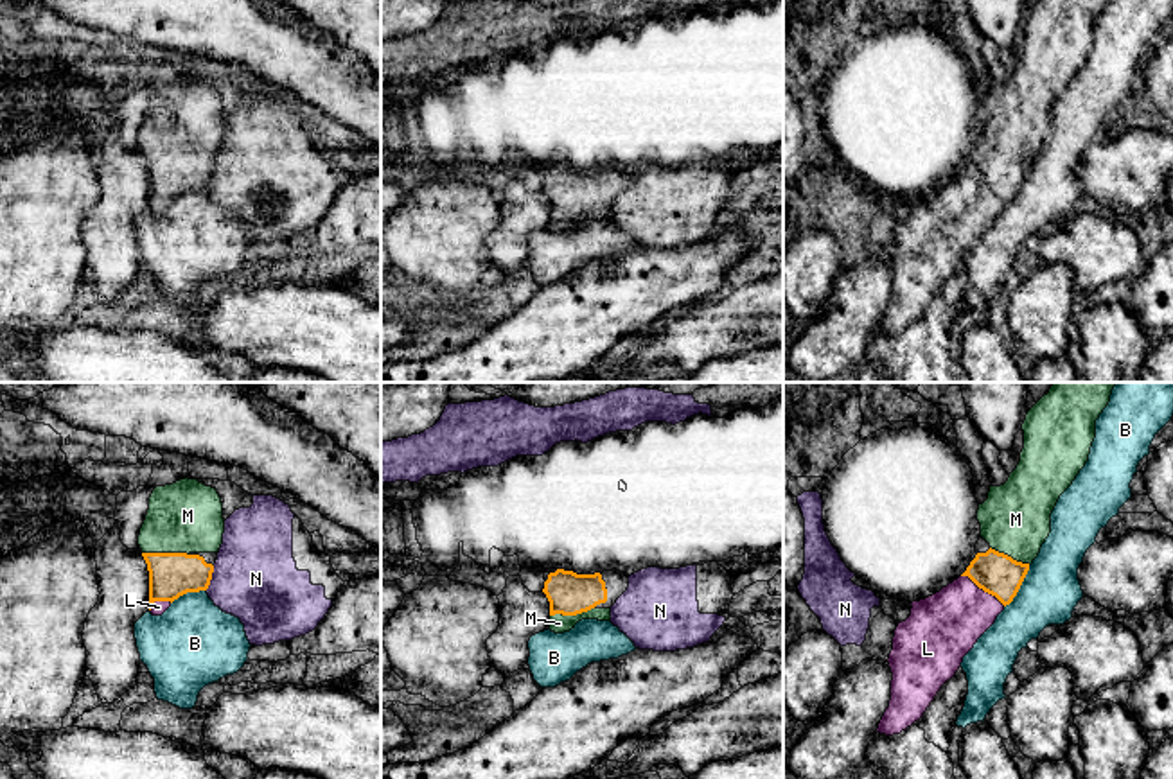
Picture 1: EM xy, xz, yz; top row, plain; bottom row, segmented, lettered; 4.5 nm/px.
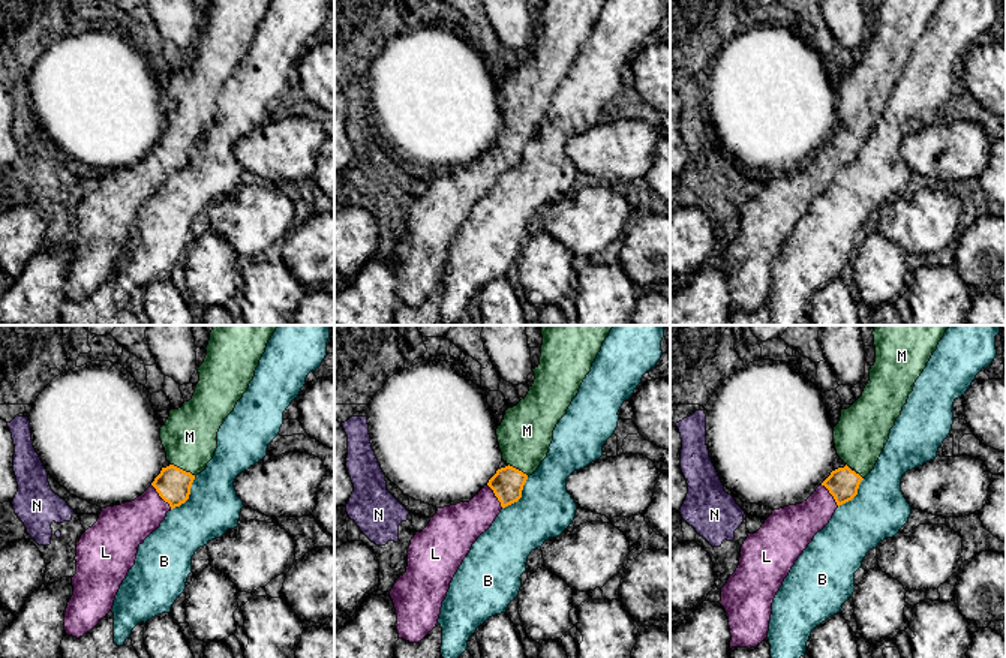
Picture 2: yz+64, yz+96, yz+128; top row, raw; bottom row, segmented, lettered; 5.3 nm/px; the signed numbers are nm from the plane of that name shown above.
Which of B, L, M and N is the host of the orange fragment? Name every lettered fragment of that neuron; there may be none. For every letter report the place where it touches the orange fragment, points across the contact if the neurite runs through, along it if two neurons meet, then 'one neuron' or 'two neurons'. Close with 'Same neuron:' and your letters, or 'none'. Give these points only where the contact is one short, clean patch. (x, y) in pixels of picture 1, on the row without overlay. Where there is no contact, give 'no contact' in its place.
B: meets orange in yz at (1019, 185); border along yz (1030, 164), (1017, 192), (1005, 205); two neurons
L: meets orange in yz at (983, 187); runs through yz (996, 171), (983, 187), (943, 225); one neuron
M: meets orange in xy at (166, 151); runs through xy (171, 173), (166, 151), (166, 135), (187, 113); one neuron
N: meets orange in xy at (211, 176); border along xy (214, 164), (211, 182), (205, 187); two neurons
Same neuron: L, M

